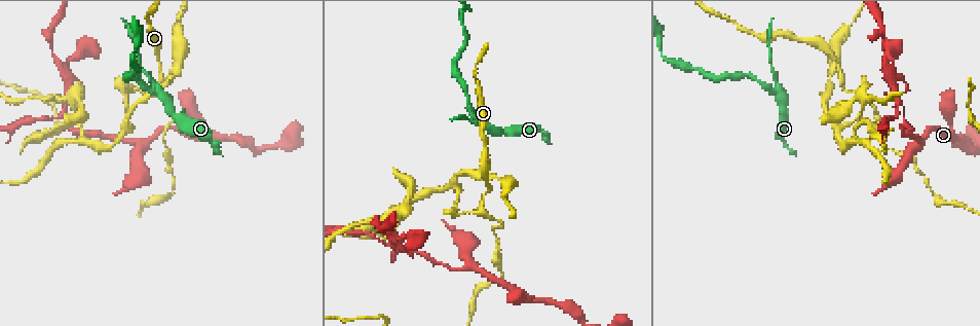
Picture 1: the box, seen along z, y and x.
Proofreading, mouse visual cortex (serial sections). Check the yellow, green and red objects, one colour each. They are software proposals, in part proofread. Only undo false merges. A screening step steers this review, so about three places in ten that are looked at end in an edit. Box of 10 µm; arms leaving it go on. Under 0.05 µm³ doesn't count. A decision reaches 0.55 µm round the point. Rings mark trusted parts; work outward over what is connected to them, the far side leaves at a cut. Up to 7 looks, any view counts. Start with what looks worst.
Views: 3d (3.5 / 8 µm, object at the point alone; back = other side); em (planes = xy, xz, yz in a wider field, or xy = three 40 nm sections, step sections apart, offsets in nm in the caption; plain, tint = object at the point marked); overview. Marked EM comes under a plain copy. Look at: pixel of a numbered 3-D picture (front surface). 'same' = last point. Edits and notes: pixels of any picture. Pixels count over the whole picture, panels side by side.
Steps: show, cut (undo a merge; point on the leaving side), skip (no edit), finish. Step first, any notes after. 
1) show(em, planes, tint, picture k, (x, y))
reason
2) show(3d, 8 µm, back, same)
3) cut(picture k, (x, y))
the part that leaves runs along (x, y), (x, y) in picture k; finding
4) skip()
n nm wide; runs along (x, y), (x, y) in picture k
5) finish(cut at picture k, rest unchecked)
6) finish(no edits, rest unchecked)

show(3d, 8 µm, picture 1, (128, 95))
sharp bend

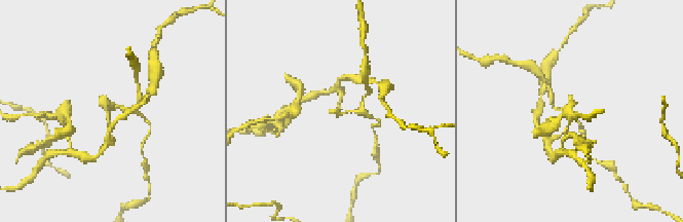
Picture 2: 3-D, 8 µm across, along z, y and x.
show(em, xy, step 3, tint, same)

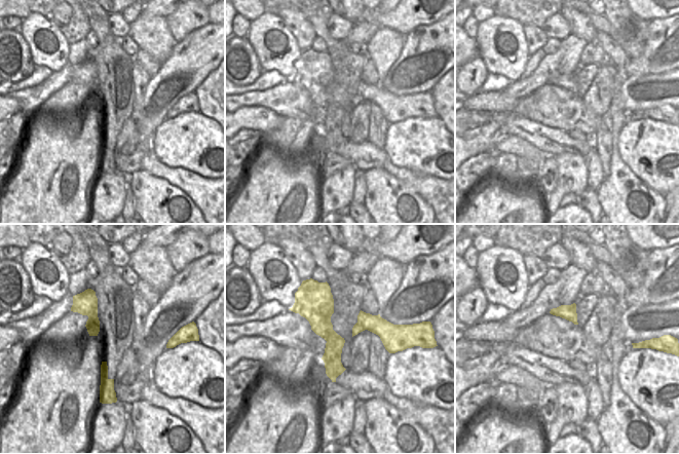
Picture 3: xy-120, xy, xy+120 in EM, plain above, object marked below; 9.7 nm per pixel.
cut(picture 2, (566, 130))
border along (335, 332), (330, 334), (326, 340) in picture 3; two cells meet here

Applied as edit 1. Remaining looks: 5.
show(overview)

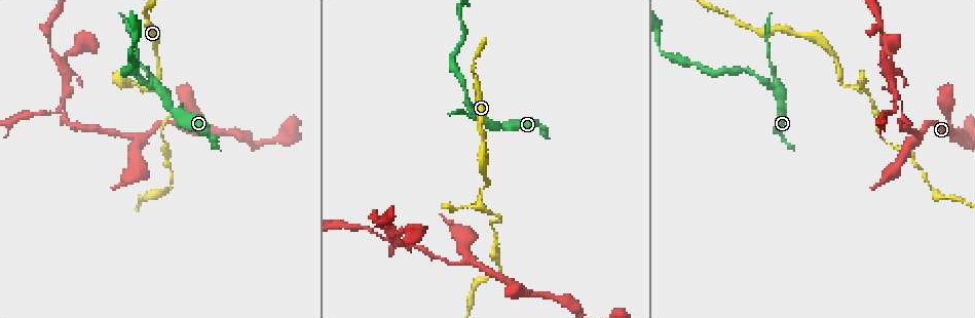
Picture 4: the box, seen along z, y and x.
show(3d, 8 µm, back, picture 4, (65, 105))
branch point

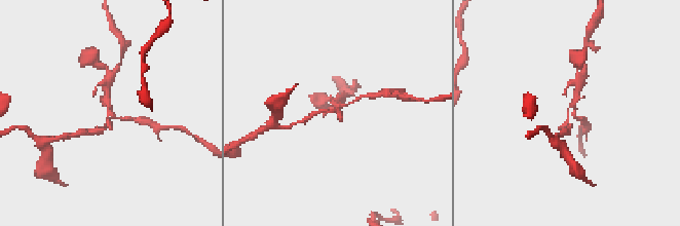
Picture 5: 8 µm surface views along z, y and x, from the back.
show(3d, 3.5 µm, same)
closer look

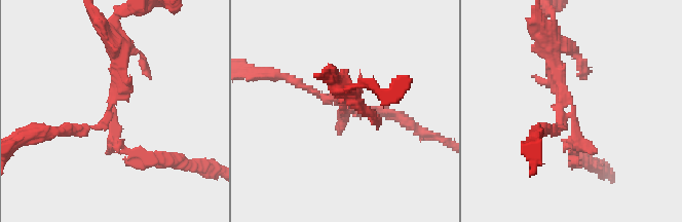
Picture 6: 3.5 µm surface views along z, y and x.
cut(picture 6, (569, 51))
the part that leaves runs along (557, 85), (548, 35), (554, 26) in picture 6; two cells meet here

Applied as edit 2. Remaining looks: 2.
finish(cut at picture 2, cut at picture 6, rest unchecked)

